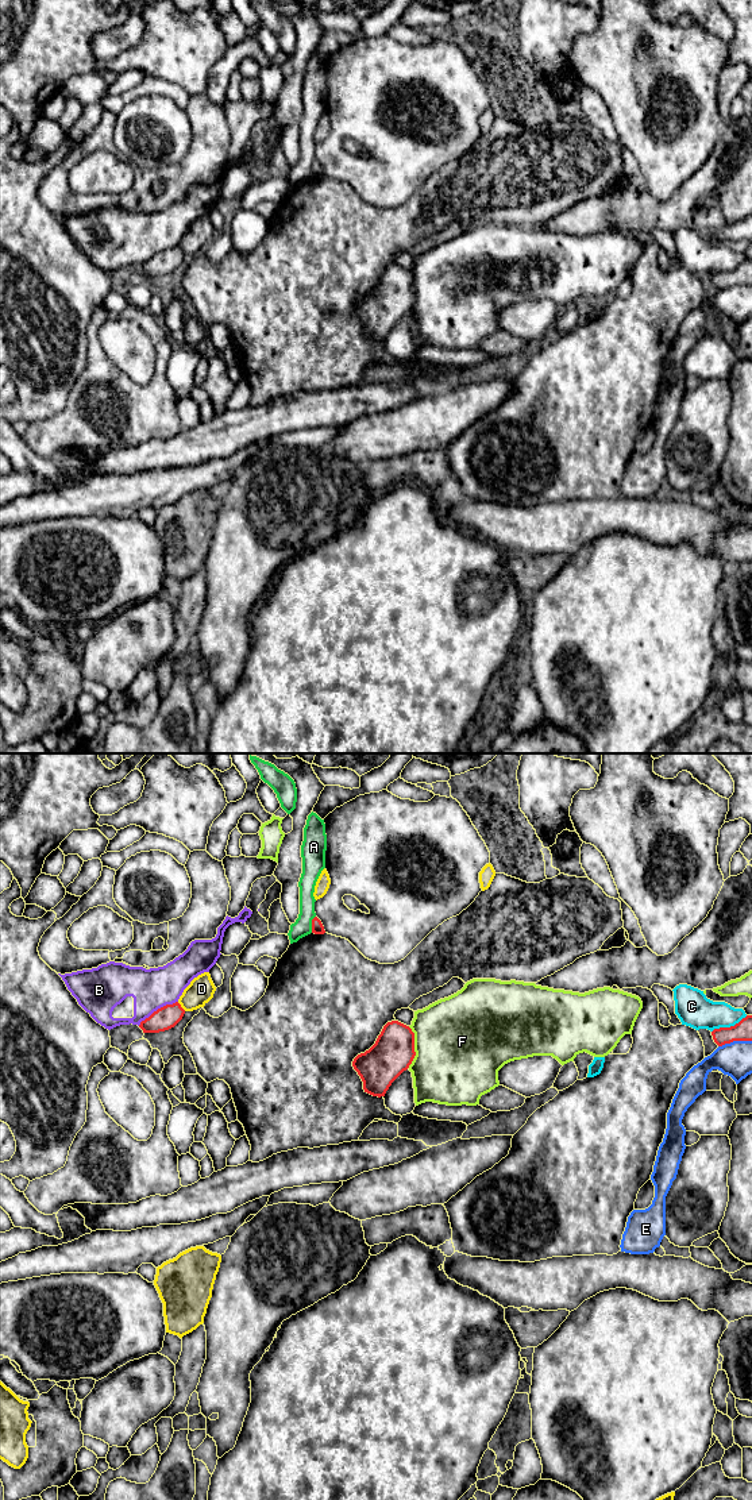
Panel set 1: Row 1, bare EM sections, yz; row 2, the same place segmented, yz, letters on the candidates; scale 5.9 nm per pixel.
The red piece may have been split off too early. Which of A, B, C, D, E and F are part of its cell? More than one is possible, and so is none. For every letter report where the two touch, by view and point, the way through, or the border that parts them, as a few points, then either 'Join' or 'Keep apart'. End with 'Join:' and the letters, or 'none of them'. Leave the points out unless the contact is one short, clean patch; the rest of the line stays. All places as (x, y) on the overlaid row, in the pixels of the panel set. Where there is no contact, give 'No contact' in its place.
A: Touches red at yz (312, 924). Boundary: yz (315, 916), (311, 932). Keep apart
B: Touches red at yz (158, 1009). Keep apart
C: Touches red at yz (731, 1026). Keep apart
D: Touches red at yz (180, 1006). Keep apart
E: Touches red at yz (735, 1040). Keep apart
F: Touches red at yz (413, 1047). Keep apart
Join: none of them

